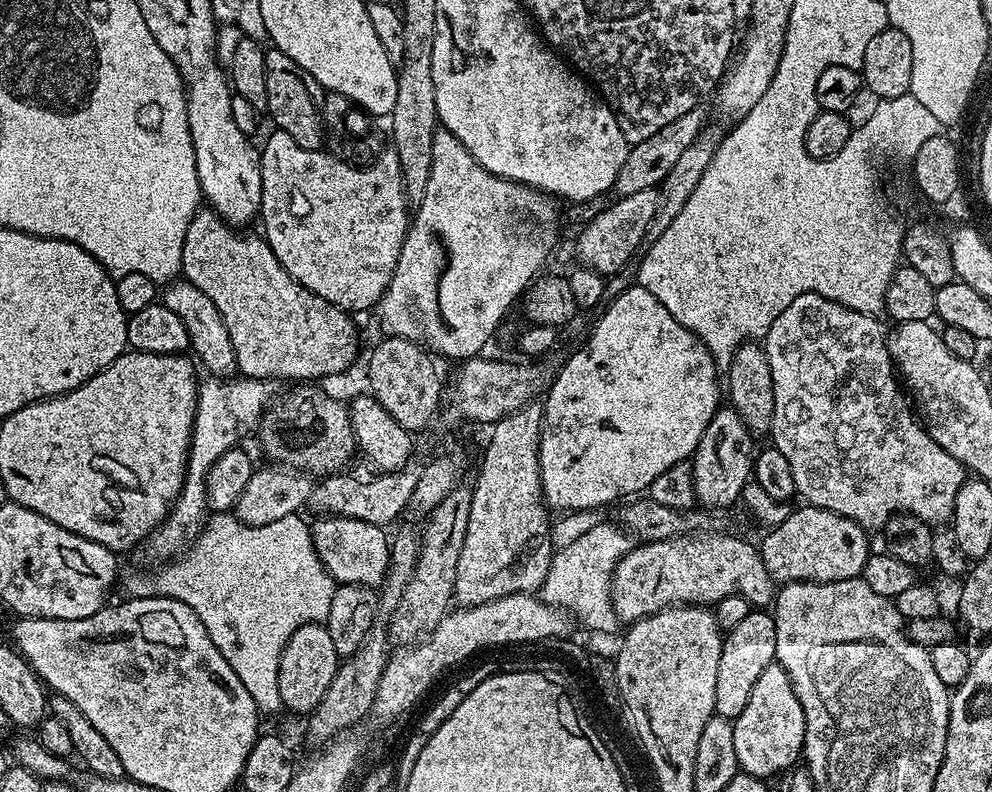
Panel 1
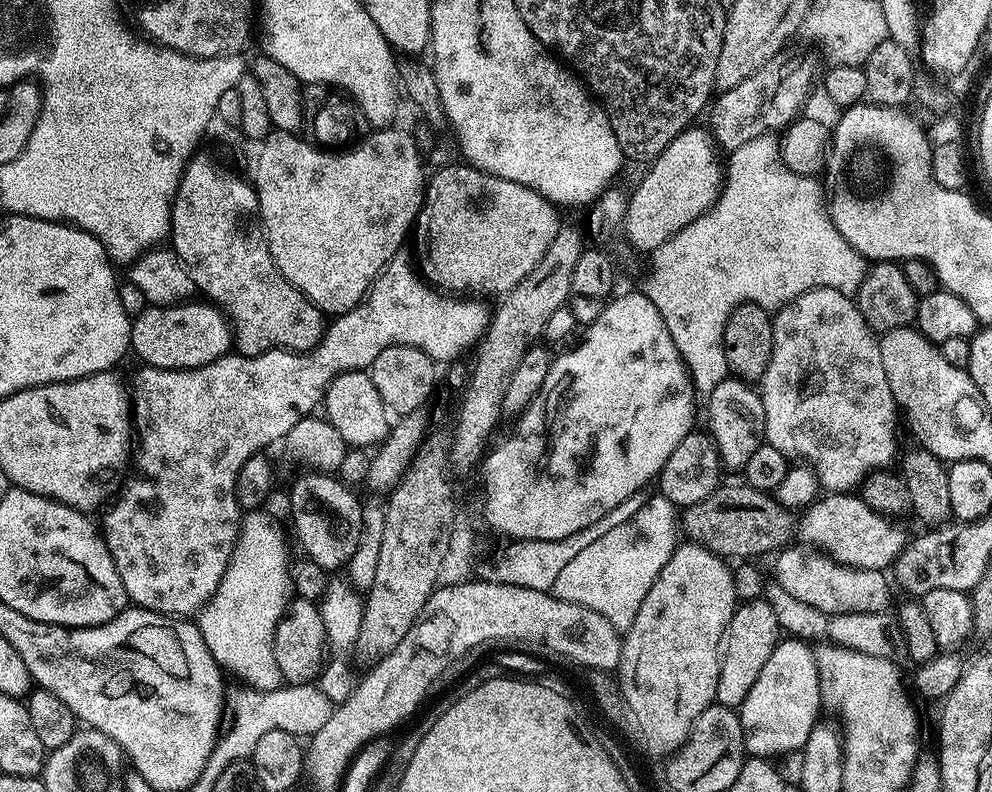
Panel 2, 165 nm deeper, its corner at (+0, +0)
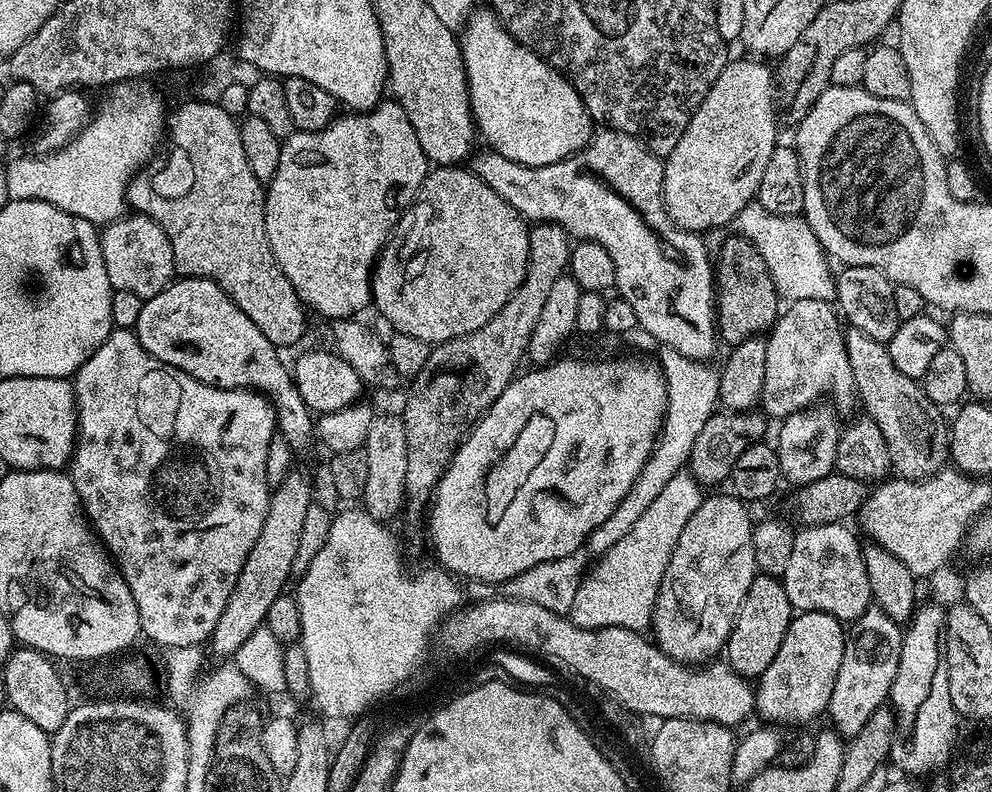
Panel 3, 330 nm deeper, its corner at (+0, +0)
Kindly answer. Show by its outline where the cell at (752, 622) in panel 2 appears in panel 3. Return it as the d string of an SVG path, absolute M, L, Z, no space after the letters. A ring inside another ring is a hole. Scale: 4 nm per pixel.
M757 574L754 582L750 582L750 590L746 590L742 610L738 610L732 633L728 635L726 663L739 676L759 678L766 670L766 666L774 662L779 648L782 647L782 638L786 638L786 630L793 615L794 609L790 598L786 598L783 579Z

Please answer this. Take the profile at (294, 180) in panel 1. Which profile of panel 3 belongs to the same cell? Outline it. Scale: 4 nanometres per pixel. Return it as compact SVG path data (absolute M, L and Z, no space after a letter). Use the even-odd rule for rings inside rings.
M385 99L368 112L352 112L344 115L348 116L337 115L331 123L317 132L295 131L281 143L278 170L271 182L266 185L264 198L266 238L270 242L270 250L282 274L286 274L290 286L294 286L301 302L311 311L313 308L318 315L325 316L325 321L328 322L359 317L361 315L359 312L372 304L372 269L376 267L376 262L380 259L380 251L384 249L384 245L388 243L392 232L396 229L396 223L411 209L417 194L420 193L422 182L430 171L430 161L418 142L418 134L414 134L414 126L410 126L410 118L406 118L406 110L402 110L402 106L397 104L395 99Z

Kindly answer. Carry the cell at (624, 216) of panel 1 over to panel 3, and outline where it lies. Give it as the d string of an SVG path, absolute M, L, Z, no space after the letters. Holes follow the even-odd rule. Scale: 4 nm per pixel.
M744 58L748 60L729 59L724 65L722 74L718 74L718 78L714 82L714 86L710 86L710 90L706 94L706 98L702 98L702 102L698 106L698 110L694 110L694 114L690 118L688 125L682 130L682 138L678 138L678 146L674 146L674 150L670 150L668 156L663 157L664 161L664 205L668 207L670 218L682 230L690 230L691 232L699 232L708 234L711 228L720 228L723 224L731 225L735 221L737 214L745 208L747 204L753 203L756 198L756 191L762 182L762 173L766 171L766 165L770 163L770 154L774 154L774 150L778 147L776 140L776 120L778 124L778 97L776 94L776 81L774 79L773 69L767 68L765 61L760 58Z

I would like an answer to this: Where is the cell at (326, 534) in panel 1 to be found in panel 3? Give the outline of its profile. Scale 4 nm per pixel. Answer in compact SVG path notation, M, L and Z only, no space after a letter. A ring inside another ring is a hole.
M176 278L167 288L163 288L154 298L144 301L142 314L138 314L135 326L136 337L142 346L154 358L219 388L250 388L262 396L267 396L276 411L276 426L279 435L290 442L293 453L300 451L314 440L314 413L302 402L302 394L298 394L298 386L292 380L289 365L280 361L281 353L275 344L242 314L242 310L226 293L213 282L199 278Z

